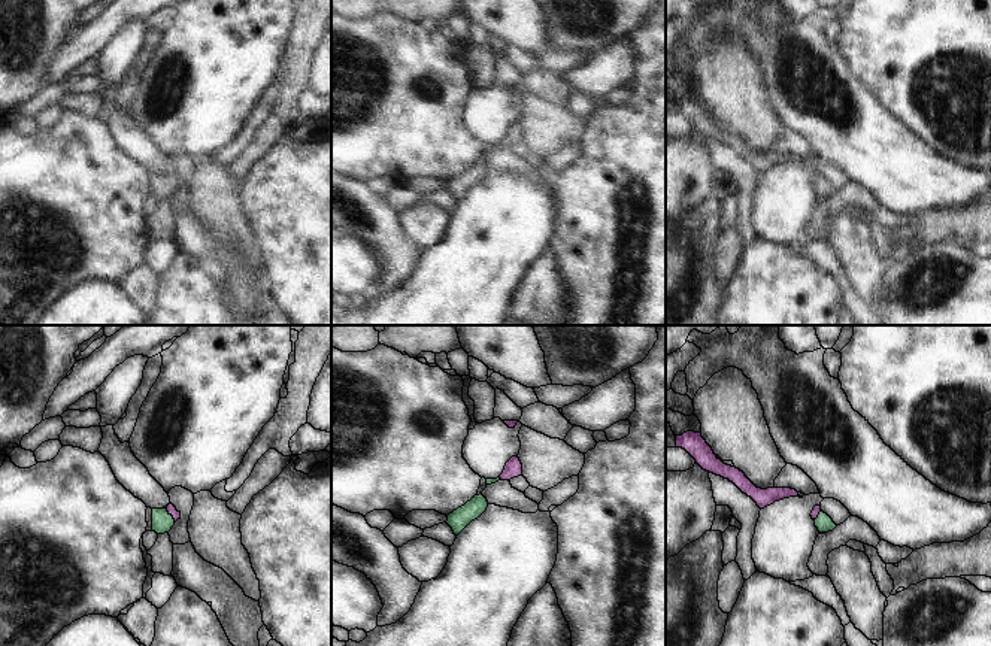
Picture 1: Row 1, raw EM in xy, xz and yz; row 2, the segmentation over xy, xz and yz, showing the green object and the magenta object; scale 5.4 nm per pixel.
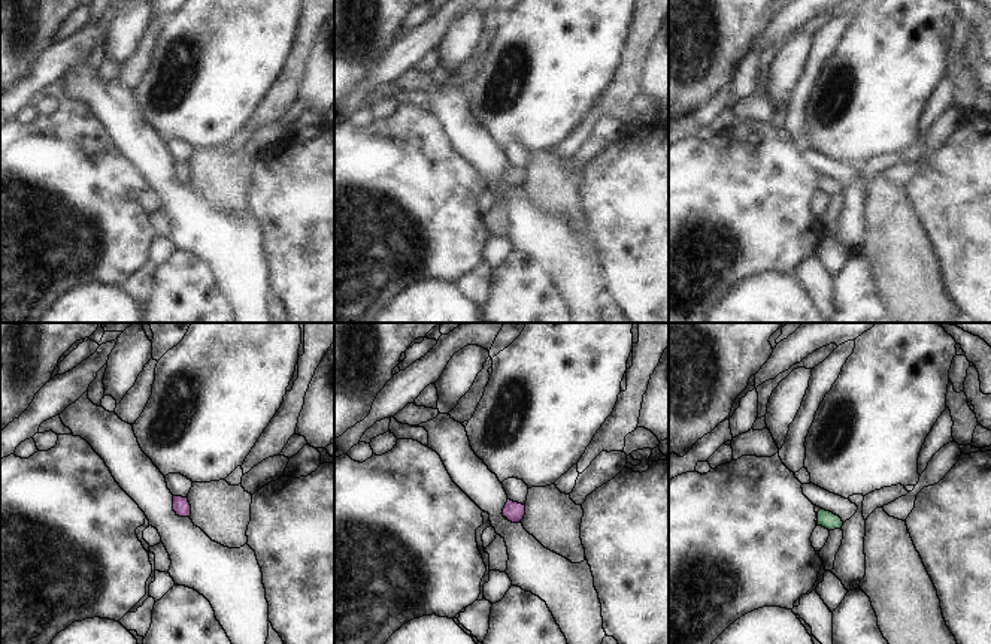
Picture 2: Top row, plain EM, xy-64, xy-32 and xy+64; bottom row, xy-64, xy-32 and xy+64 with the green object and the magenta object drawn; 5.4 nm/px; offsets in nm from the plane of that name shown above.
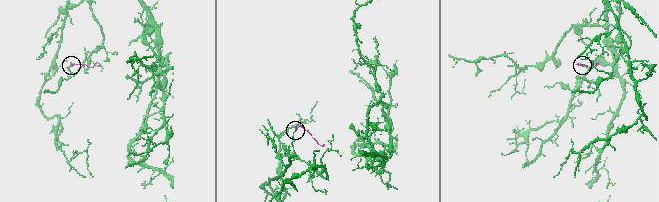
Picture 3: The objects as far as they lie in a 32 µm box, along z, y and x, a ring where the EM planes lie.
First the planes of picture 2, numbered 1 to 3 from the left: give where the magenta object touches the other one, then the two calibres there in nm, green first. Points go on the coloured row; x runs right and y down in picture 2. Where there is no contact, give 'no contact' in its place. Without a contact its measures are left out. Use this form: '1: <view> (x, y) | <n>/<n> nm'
1: no contact
2: no contact
3: no contact

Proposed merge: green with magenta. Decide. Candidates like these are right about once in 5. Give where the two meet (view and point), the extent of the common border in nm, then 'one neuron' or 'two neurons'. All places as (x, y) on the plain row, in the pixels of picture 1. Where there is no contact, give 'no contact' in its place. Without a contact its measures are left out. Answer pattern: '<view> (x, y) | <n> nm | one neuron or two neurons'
xy (170, 181) | 90 nm | one neuron

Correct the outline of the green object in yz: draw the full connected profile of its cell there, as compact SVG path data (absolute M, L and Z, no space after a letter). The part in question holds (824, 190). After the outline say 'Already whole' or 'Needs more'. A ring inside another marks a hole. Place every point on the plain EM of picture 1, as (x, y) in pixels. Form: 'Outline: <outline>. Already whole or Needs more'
Outline: M815 172L810 182L815 186L815 192L818 194L819 198L833 197L837 192L833 188L833 185L821 176L821 172Z. Needs more

